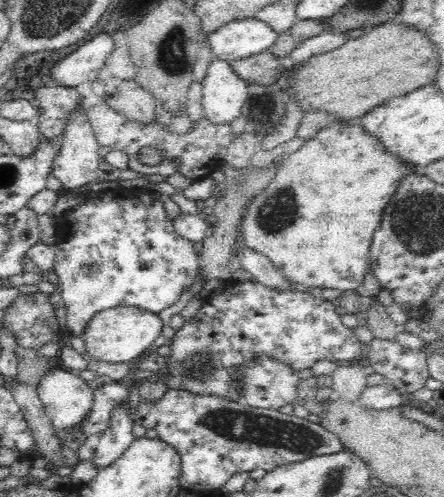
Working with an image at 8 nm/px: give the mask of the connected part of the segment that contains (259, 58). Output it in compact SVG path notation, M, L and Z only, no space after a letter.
M266 50L242 60L230 61L230 68L238 79L248 84L269 85L278 80L284 65L280 63L279 57Z

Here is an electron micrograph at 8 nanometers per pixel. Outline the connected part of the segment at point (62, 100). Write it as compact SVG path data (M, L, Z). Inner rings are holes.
M41 86L35 90L34 102L39 108L35 123L43 139L60 137L68 115L82 104L83 96L70 87Z

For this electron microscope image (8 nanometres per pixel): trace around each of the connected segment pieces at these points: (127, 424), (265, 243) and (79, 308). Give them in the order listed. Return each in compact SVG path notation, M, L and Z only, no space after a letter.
M127 402L118 406L111 415L110 425L100 438L94 452L94 465L98 471L104 471L128 449L134 442L133 426L135 417L131 415Z
M332 121L326 128L315 132L312 138L305 141L300 150L287 156L278 164L276 169L277 171L270 178L268 186L258 194L255 194L247 204L238 232L240 242L243 246L267 256L270 262L274 263L274 266L290 281L312 288L330 288L344 292L345 290L355 290L364 282L368 269L371 268L370 249L373 234L378 230L378 226L380 226L382 221L382 214L384 214L384 208L390 202L390 198L396 194L396 190L400 186L400 180L404 176L408 176L408 174L422 174L423 167L410 167L404 161L400 161L396 155L384 149L384 145L380 143L378 137L366 133L360 123L352 124L350 121Z
M120 186L116 188L116 190L108 190L108 188L105 188L102 192L90 194L82 204L79 204L74 210L66 212L66 214L59 219L59 223L64 225L64 232L62 232L62 234L66 234L66 238L55 244L56 264L54 265L53 271L57 274L59 282L62 285L61 300L66 307L66 337L82 337L90 319L98 314L98 312L108 310L109 308L131 306L146 309L154 314L162 312L164 308L168 308L175 302L178 302L180 296L194 284L199 266L198 253L194 251L193 242L182 238L182 236L176 232L174 221L168 218L164 203L160 200L160 195L160 193L149 188L134 188L122 190L122 192L120 192Z

